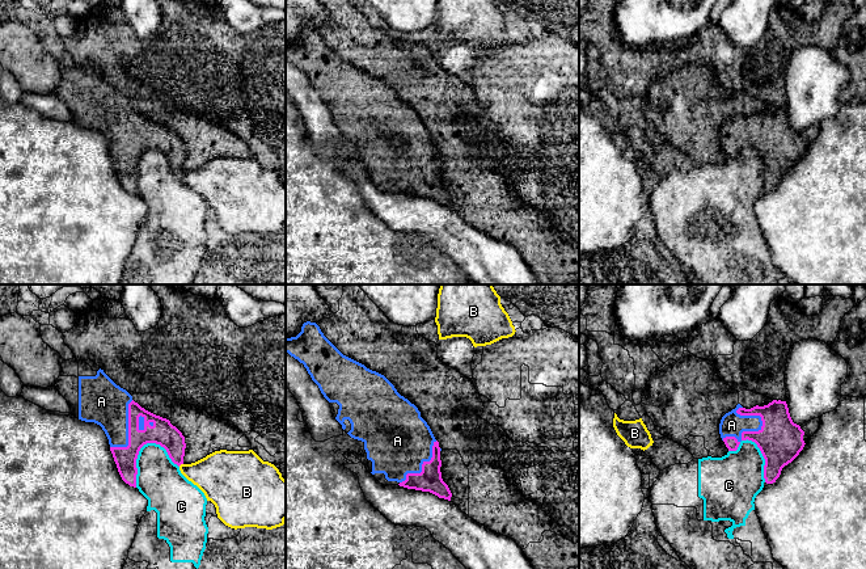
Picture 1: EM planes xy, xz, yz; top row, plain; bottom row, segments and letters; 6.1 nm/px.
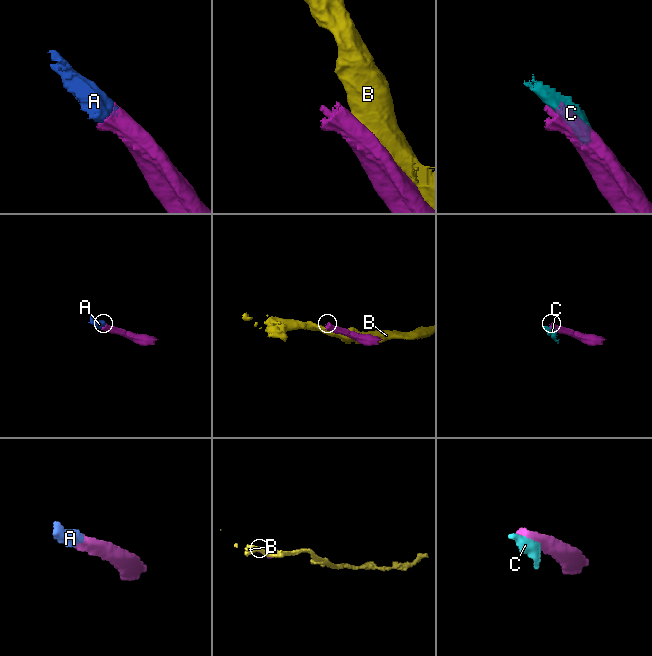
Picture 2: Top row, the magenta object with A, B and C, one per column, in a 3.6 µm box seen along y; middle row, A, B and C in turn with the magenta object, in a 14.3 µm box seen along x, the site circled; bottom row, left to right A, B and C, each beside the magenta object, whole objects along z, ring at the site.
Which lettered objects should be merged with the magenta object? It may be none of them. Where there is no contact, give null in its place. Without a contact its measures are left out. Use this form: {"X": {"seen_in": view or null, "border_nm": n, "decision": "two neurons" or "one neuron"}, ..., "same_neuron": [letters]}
{"A": {"seen_in": "yz", "border_nm": 280, "decision": "one neuron"}, "B": {"seen_in": "xy", "border_nm": 40, "decision": "two neurons"}, "C": {"seen_in": "xy", "border_nm": 300, "decision": "two neurons"}, "same_neuron": ["A"]}

